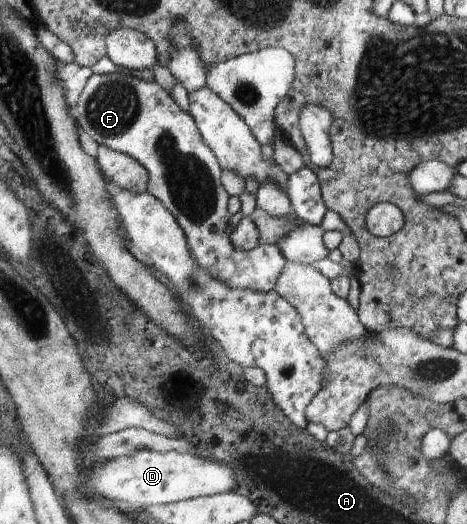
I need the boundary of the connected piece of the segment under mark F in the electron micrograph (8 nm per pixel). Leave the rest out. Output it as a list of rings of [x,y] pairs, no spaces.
[[[93,73],[72,113],[83,133],[101,146],[135,158],[147,170],[147,192],[159,200],[181,226],[189,252],[201,270],[231,290],[275,290],[286,261],[281,250],[275,244],[268,244],[245,252],[231,244],[229,218],[232,214],[227,210],[230,196],[220,181],[219,161],[203,142],[193,117],[181,110],[157,81],[139,80],[127,74]]]

